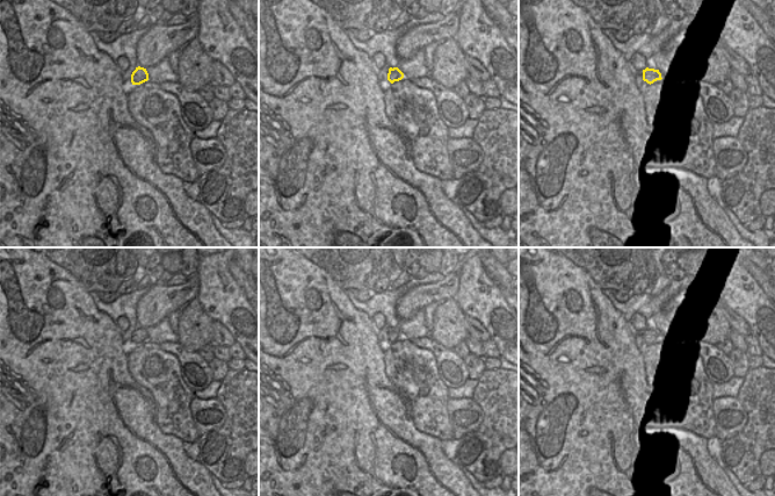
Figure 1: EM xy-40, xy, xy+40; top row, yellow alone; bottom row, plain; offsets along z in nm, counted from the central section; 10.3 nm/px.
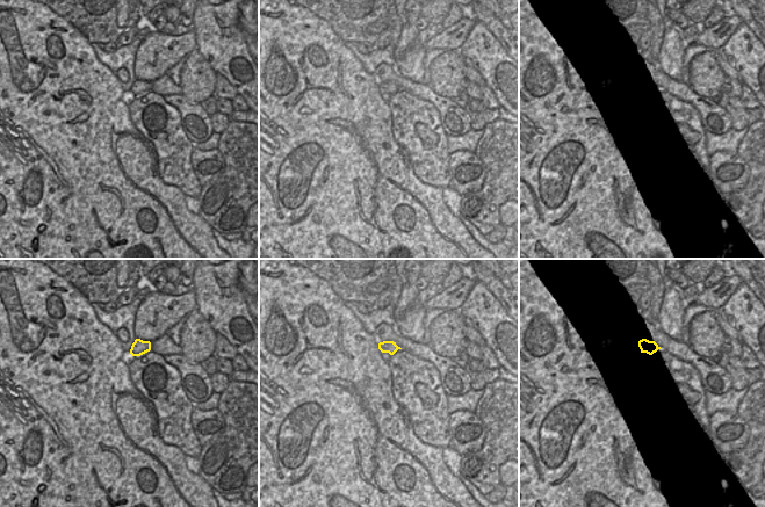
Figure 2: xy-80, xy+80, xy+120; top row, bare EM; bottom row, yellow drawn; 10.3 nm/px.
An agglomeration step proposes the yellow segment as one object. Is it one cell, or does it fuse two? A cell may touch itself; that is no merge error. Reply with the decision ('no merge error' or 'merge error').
merge error

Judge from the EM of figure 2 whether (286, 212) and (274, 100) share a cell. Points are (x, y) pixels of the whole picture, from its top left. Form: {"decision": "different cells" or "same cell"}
{"decision": "same cell"}

